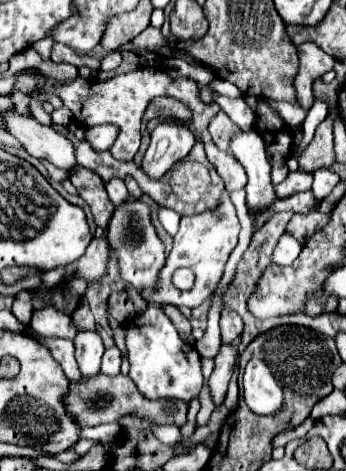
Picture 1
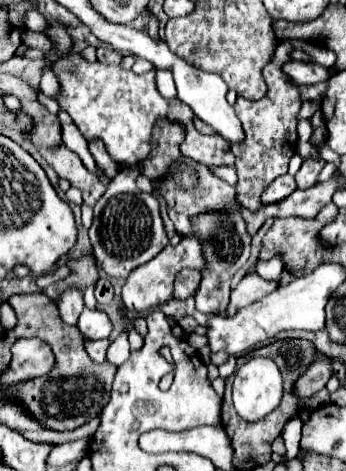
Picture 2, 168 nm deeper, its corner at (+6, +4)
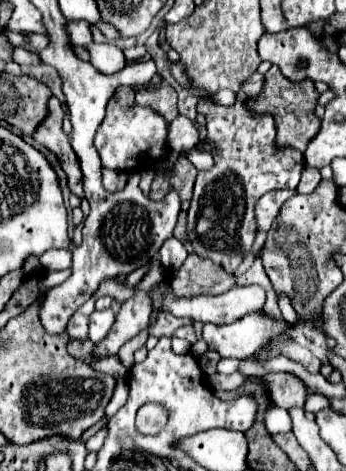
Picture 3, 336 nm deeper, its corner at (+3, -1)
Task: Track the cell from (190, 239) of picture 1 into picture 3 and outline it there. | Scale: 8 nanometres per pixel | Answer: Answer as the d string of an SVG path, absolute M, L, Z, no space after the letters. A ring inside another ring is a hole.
M159 260L151 264L149 274L137 284L135 298L131 298L131 302L125 302L121 306L121 310L117 312L117 320L107 332L107 336L95 344L91 352L93 360L117 354L125 342L129 342L133 336L137 336L141 330L147 328L151 316L151 298L147 298L147 290L151 290L155 282L169 282L169 272L161 268Z

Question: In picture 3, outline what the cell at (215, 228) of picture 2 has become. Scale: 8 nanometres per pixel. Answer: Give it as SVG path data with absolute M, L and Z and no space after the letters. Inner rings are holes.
M255 72L251 74L239 88L237 92L237 102L233 106L219 106L219 104L211 104L209 100L201 100L197 104L197 112L203 114L207 118L207 144L211 146L209 152L215 160L213 168L203 170L197 174L195 180L195 190L193 190L193 200L187 212L187 232L191 238L191 244L195 248L195 254L209 258L217 264L221 264L229 274L235 272L235 268L241 264L243 256L251 250L251 244L255 240L255 202L271 192L271 190L293 190L299 184L301 172L305 168L303 162L303 154L299 150L291 150L291 148L275 148L275 124L273 118L269 114L251 114L245 108L245 100L249 100L251 96L259 96L259 90L263 88L263 74Z

